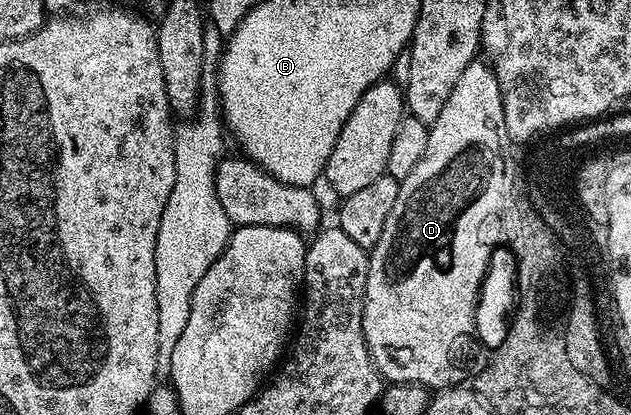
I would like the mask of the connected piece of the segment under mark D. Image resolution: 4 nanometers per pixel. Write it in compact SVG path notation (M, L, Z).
M477 60L466 64L458 84L454 84L454 92L450 92L450 100L446 100L446 105L438 114L438 120L429 125L426 152L422 156L422 160L418 160L418 165L414 168L414 172L410 172L410 176L400 179L398 200L394 200L394 208L390 208L390 216L386 216L386 224L382 224L382 236L378 236L378 244L372 246L368 255L362 332L372 362L376 365L376 371L380 374L381 379L387 380L389 383L415 382L416 385L435 392L475 379L486 365L486 349L475 330L475 308L486 275L489 273L487 271L488 261L492 258L492 249L495 246L503 247L508 238L508 231L513 228L512 213L510 212L513 206L511 195L518 188L513 186L512 177L518 173L518 170L514 166L514 158L505 157L503 138L507 135L506 116L502 112L502 88L498 84L498 76L492 71L492 67L488 65L487 61Z

